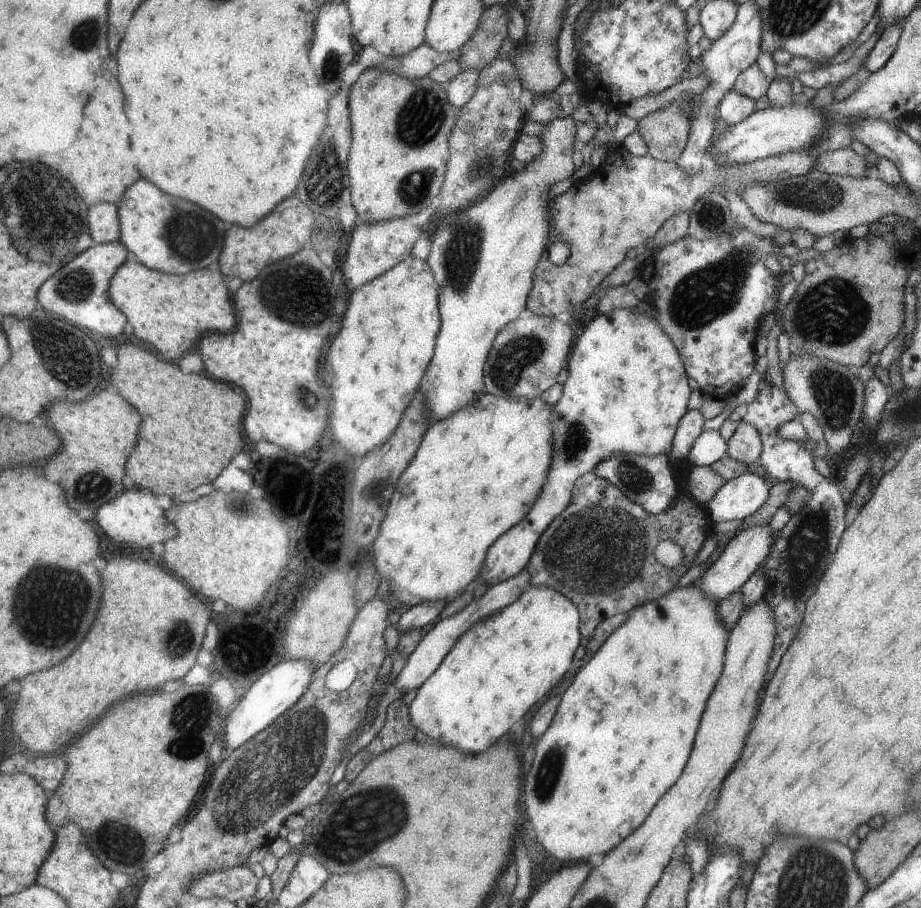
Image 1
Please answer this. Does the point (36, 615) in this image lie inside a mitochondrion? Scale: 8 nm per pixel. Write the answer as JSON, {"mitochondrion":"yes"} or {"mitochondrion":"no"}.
{"mitochondrion":"yes"}

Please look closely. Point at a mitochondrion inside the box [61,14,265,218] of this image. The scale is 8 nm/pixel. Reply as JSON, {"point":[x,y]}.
{"point":[87,35]}

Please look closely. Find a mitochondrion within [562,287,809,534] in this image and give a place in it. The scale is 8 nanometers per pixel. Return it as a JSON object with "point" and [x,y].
{"point":[636,479]}

